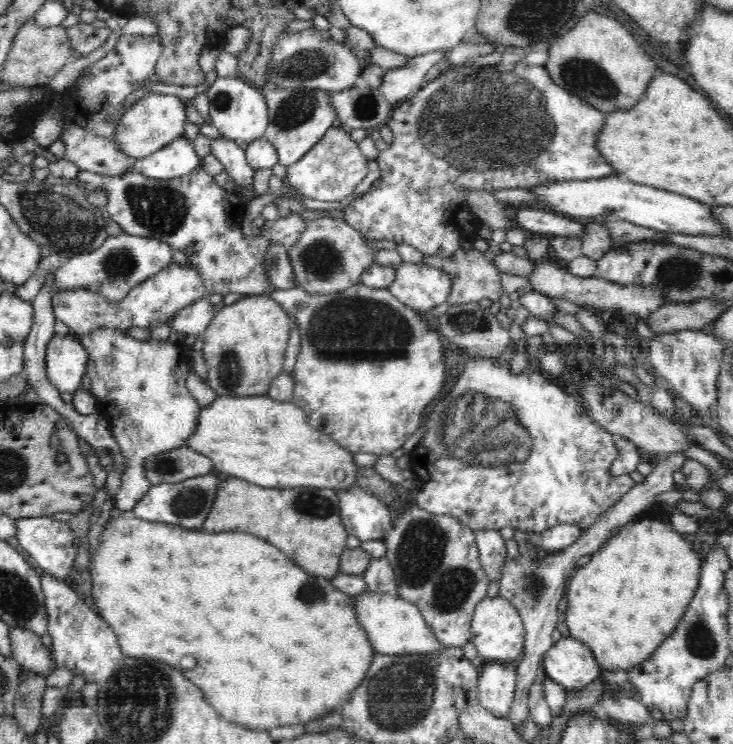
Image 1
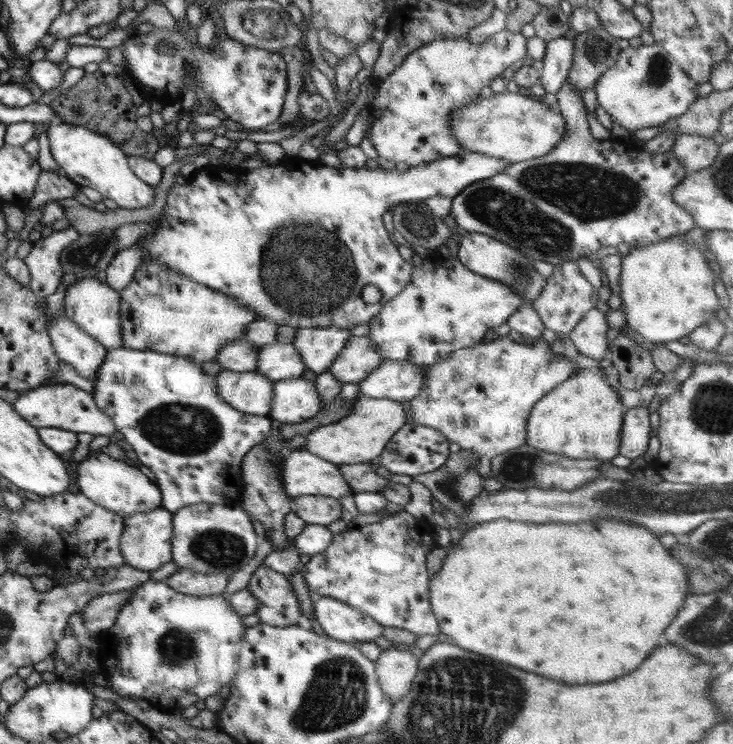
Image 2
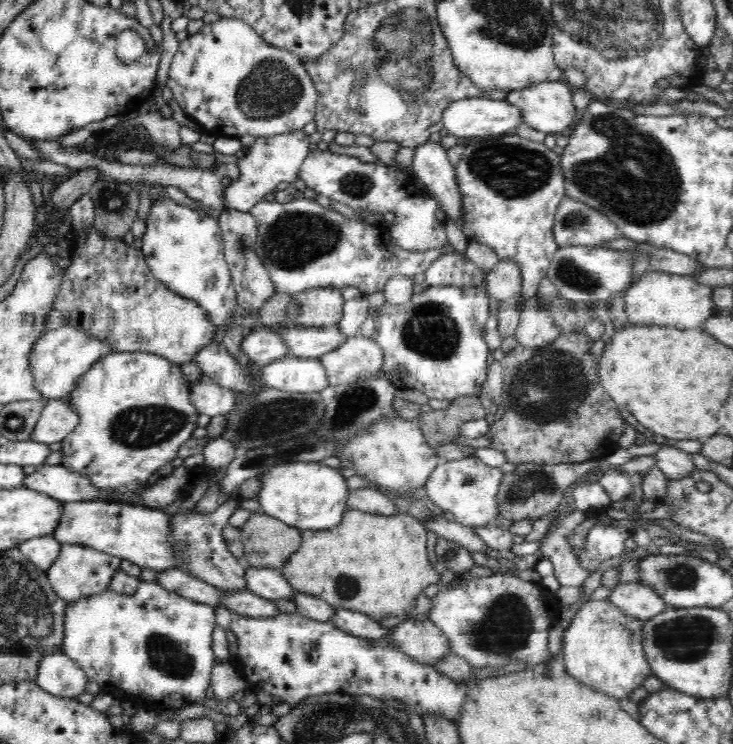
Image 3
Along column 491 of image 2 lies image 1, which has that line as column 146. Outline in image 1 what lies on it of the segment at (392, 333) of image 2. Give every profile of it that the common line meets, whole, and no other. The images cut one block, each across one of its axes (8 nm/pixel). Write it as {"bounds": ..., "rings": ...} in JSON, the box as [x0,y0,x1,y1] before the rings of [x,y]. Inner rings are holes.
{"bounds":[52,262,208,334],"rings":[[[175,262],[163,268],[154,276],[148,277],[140,284],[131,287],[127,295],[119,302],[112,303],[106,297],[88,289],[58,291],[52,297],[55,317],[70,327],[71,334],[88,334],[98,328],[112,328],[116,332],[126,333],[128,328],[151,329],[168,324],[185,306],[199,298],[208,297],[200,273],[190,265]]]}

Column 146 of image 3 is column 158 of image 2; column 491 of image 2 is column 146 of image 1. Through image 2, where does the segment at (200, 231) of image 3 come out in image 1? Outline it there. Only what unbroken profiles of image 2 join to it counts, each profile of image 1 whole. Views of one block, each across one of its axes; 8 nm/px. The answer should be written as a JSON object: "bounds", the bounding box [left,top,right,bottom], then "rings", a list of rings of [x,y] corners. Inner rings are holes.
{"bounds":[138,136,201,180],"rings":[[[181,136],[165,148],[138,160],[138,171],[150,179],[169,180],[189,174],[201,161],[192,141]]]}

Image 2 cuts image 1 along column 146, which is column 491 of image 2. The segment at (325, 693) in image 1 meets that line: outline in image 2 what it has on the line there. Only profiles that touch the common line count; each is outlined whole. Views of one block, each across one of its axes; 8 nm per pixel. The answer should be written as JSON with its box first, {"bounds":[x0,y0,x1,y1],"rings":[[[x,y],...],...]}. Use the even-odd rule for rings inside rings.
{"bounds":[429,518,688,685],"rings":[[[601,518],[588,524],[548,524],[548,522],[536,524],[498,519],[468,529],[466,534],[447,552],[441,567],[429,579],[430,607],[432,607],[432,615],[438,621],[440,633],[448,636],[450,642],[454,642],[464,650],[488,654],[502,662],[518,666],[522,670],[536,672],[540,676],[554,678],[554,680],[570,685],[604,683],[634,672],[654,652],[656,649],[654,644],[662,636],[664,628],[670,624],[672,618],[676,618],[680,608],[684,606],[684,600],[688,597],[688,592],[686,592],[688,581],[685,566],[680,559],[674,557],[670,549],[662,546],[658,534],[652,534],[651,530],[644,528],[641,524],[615,518],[606,520]]]}

